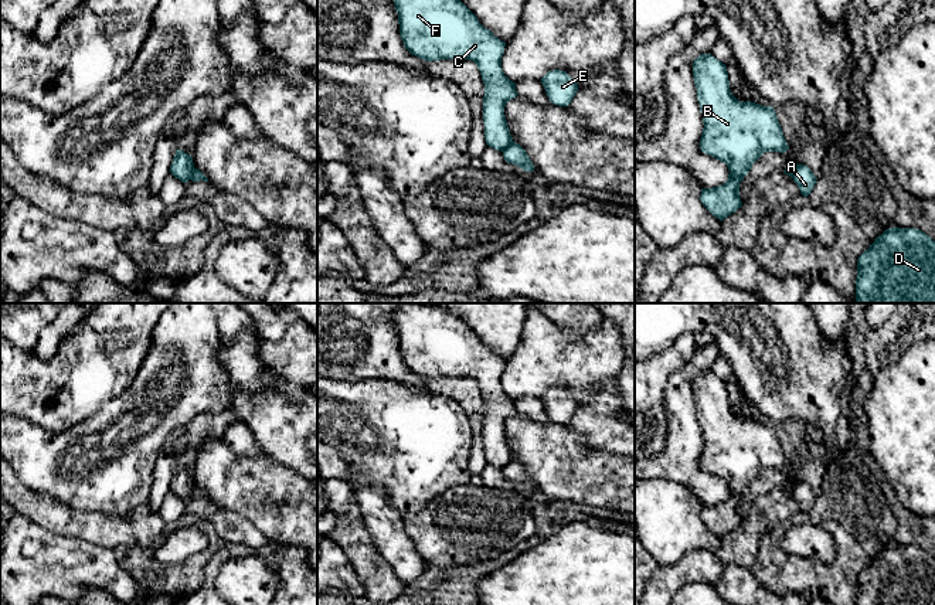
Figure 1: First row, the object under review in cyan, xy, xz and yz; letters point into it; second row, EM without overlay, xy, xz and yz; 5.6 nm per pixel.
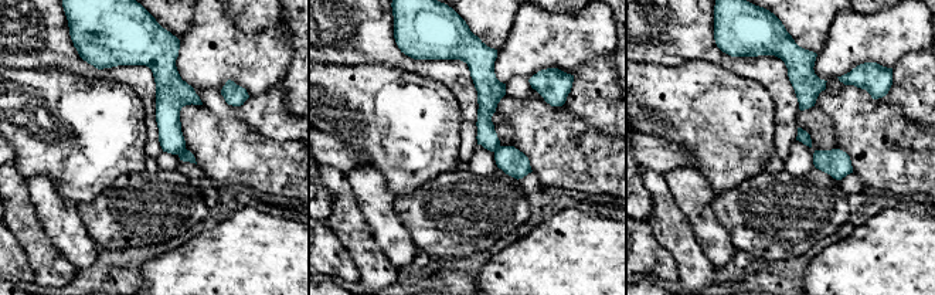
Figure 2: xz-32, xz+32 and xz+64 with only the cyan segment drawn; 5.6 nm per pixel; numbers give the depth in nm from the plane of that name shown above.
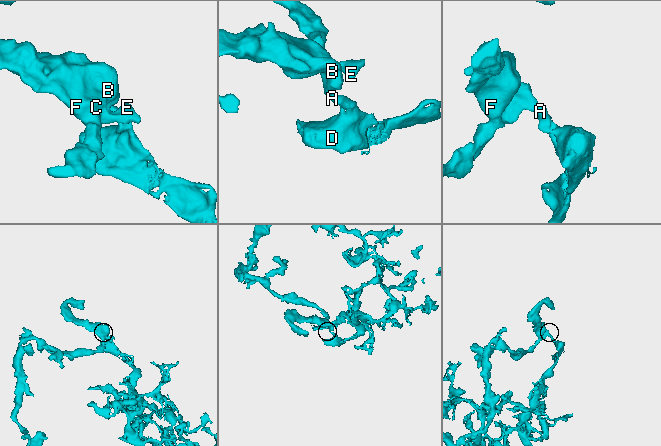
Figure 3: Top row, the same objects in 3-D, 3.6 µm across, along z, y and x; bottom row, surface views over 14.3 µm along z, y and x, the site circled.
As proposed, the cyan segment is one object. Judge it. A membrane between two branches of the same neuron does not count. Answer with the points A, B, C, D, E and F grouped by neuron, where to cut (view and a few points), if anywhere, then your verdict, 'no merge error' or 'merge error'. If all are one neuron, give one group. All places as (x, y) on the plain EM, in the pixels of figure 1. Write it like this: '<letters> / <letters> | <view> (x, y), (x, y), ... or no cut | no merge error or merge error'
A D / B C E F | xy (194, 485), (189, 496) | merge error

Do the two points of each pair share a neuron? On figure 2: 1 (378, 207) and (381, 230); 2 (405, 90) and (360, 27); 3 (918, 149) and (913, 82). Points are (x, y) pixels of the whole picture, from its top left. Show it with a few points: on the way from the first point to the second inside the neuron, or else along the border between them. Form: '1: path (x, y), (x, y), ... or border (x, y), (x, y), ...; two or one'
1: path (378, 213), (381, 224); one
2: border (353, 64), (391, 64), (417, 74); two
3: border (890, 105), (920, 128); two

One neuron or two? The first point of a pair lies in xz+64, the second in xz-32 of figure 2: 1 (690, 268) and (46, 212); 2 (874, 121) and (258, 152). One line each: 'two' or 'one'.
1: two
2: one

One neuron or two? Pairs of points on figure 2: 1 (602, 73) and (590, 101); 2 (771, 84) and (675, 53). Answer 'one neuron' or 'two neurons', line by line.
1: one neuron
2: one neuron

